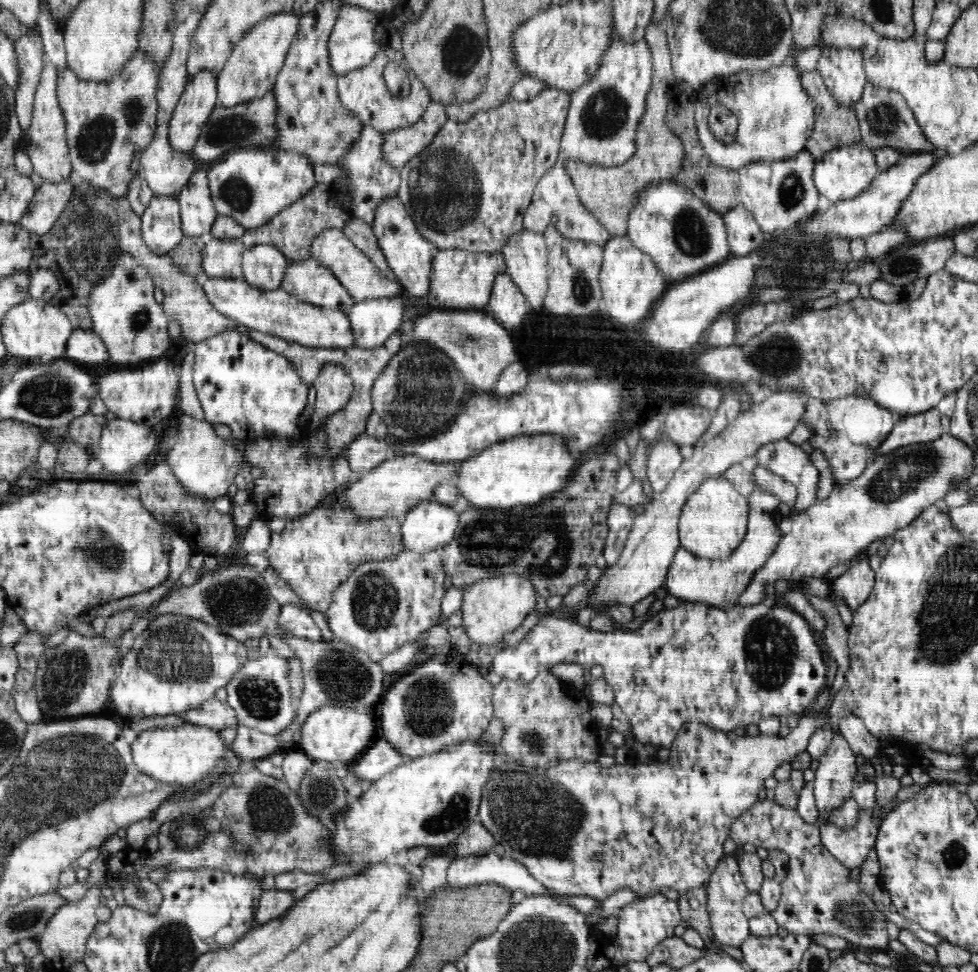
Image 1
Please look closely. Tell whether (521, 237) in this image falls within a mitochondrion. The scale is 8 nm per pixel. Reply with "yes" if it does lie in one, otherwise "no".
no

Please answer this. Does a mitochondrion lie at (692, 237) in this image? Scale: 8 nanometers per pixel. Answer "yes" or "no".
yes

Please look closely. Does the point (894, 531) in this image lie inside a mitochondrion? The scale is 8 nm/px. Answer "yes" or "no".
no

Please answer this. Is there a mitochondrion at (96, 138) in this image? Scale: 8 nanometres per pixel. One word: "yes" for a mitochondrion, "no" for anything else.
yes

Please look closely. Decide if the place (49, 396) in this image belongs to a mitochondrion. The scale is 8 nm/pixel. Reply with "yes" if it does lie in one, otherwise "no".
yes

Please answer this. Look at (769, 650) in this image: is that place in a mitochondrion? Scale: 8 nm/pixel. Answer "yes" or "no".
yes

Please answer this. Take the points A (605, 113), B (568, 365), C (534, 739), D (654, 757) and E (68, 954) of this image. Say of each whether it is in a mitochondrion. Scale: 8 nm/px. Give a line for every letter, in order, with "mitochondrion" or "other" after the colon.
A: mitochondrion
B: other
C: mitochondrion
D: other
E: other

